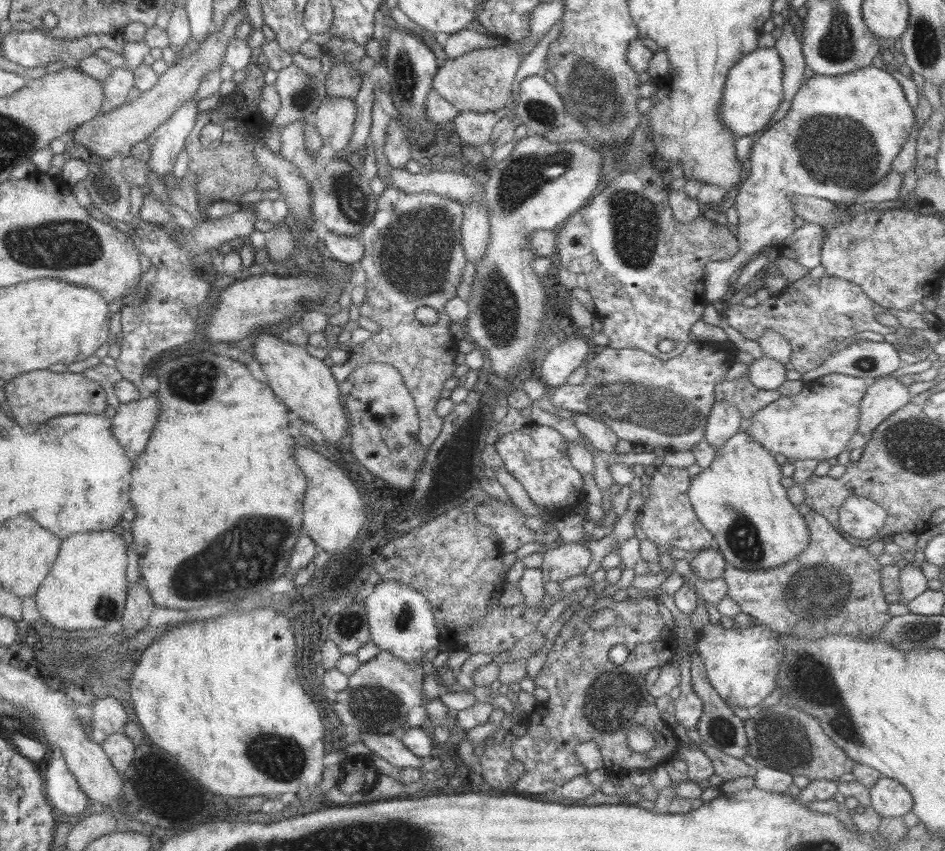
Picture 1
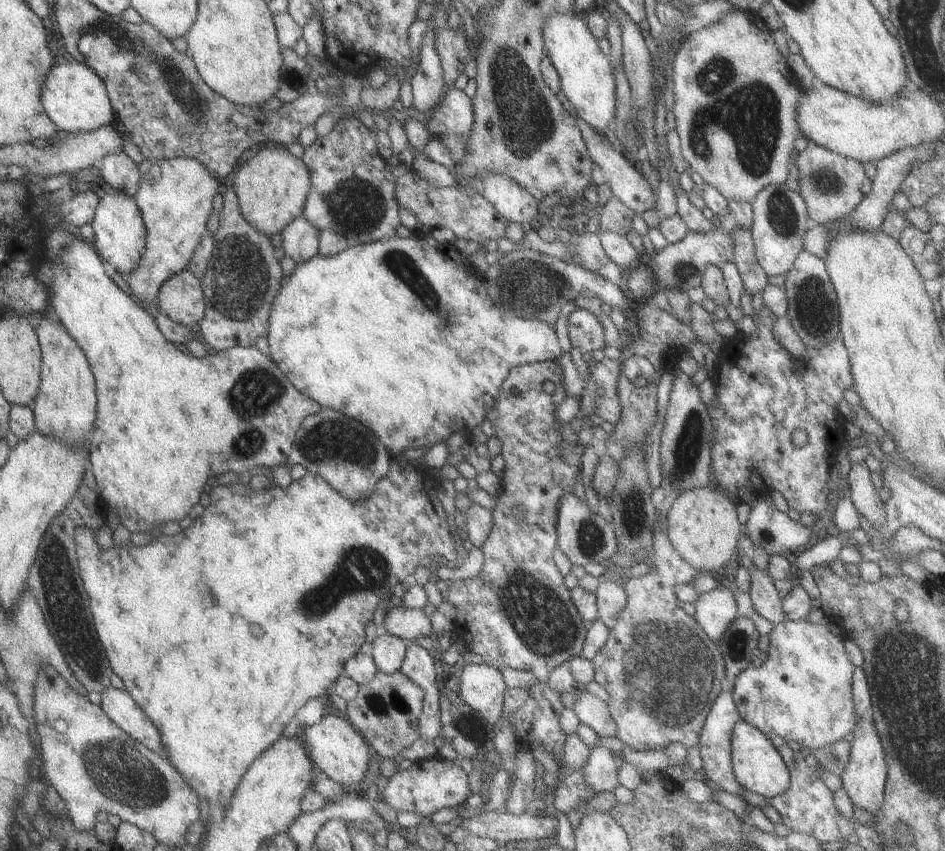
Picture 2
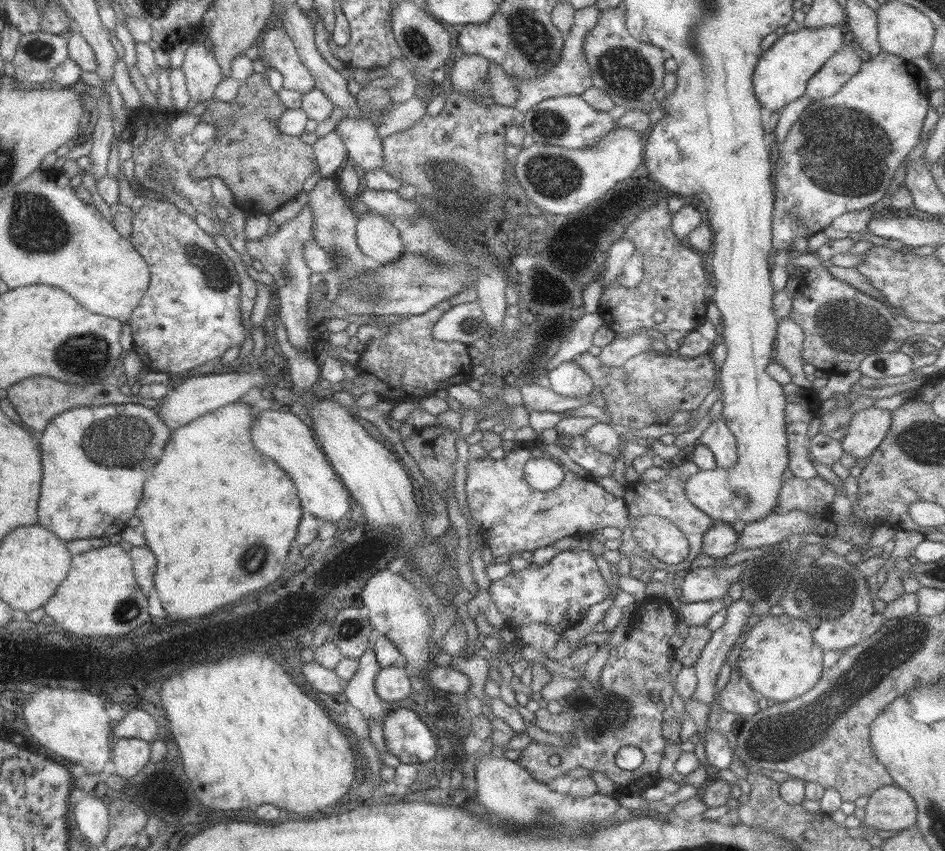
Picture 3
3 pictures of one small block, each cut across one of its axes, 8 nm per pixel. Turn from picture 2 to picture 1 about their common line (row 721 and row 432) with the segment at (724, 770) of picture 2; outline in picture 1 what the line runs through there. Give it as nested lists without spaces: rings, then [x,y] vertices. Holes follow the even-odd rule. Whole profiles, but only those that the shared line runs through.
[[[715,401],[708,414],[705,438],[711,446],[720,449],[743,428],[742,415],[728,401]]]

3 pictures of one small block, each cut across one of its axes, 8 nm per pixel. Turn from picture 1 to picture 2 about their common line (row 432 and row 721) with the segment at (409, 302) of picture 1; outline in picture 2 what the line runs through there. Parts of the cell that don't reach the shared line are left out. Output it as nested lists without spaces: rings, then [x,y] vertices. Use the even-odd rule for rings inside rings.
[[[410,641],[405,653],[405,658],[399,672],[402,672],[407,678],[410,678],[414,684],[424,690],[425,696],[423,701],[423,708],[421,709],[420,718],[418,720],[419,736],[418,739],[405,750],[402,750],[400,754],[394,756],[396,762],[400,762],[402,758],[408,760],[411,763],[419,762],[420,760],[430,759],[431,757],[438,755],[438,736],[440,736],[440,730],[442,730],[442,724],[440,724],[440,710],[439,710],[439,688],[436,685],[436,661],[430,656],[429,651],[418,646],[414,641]]]

